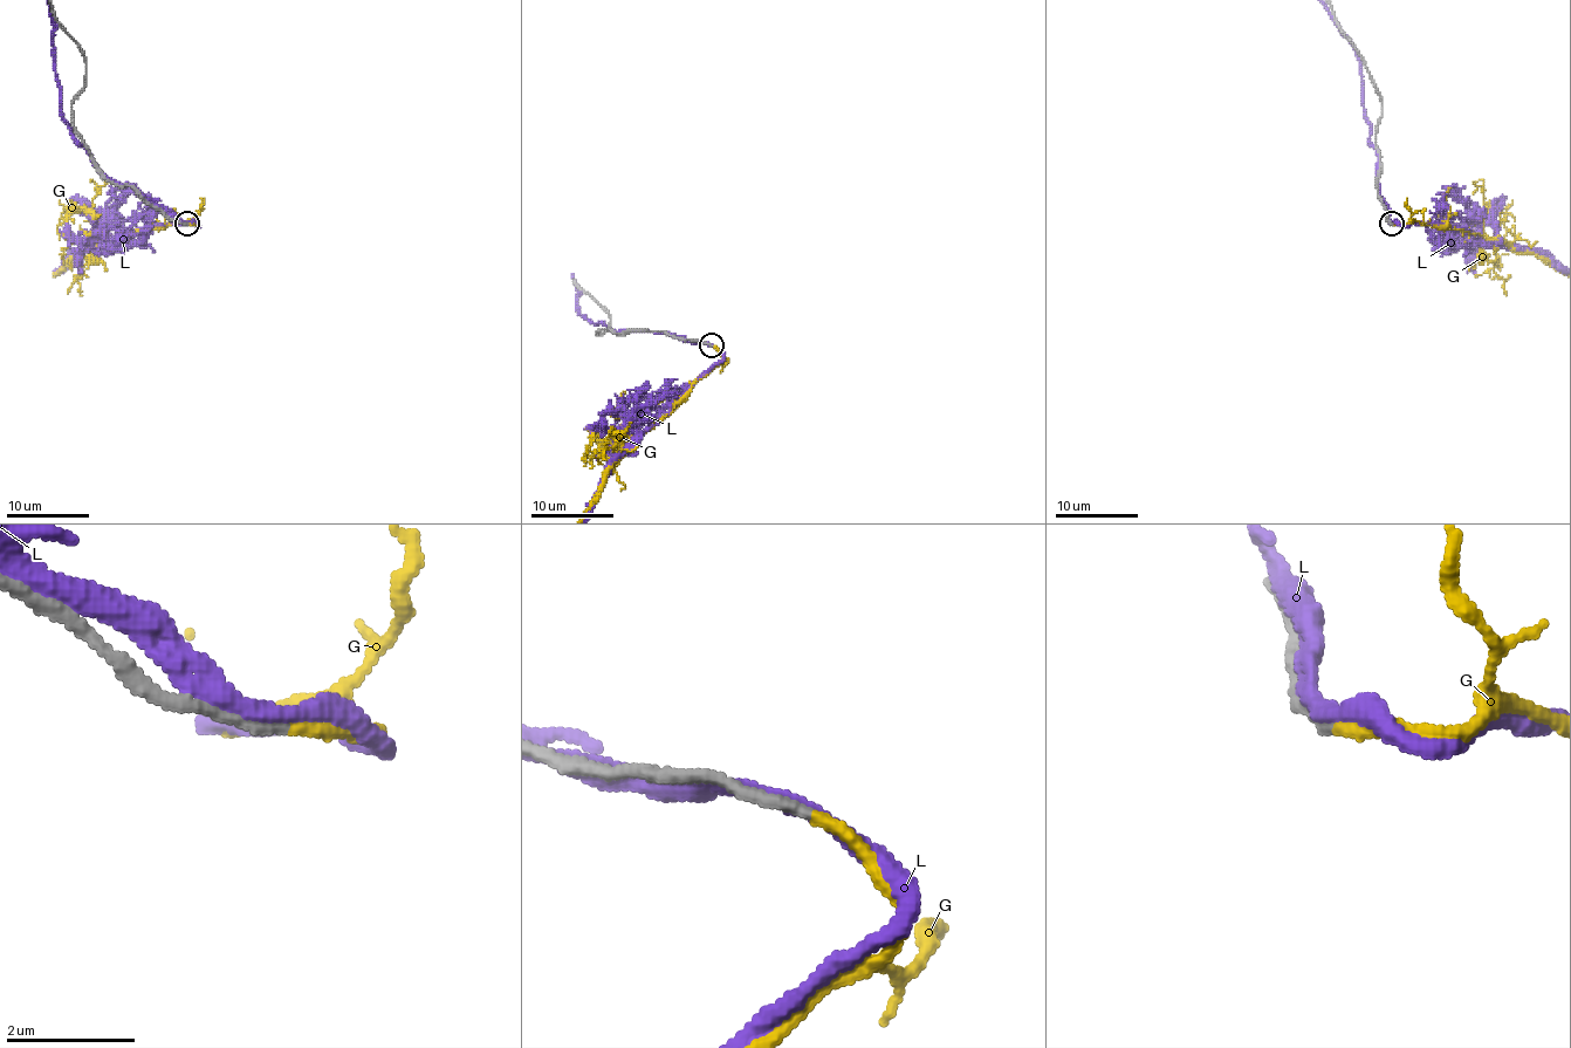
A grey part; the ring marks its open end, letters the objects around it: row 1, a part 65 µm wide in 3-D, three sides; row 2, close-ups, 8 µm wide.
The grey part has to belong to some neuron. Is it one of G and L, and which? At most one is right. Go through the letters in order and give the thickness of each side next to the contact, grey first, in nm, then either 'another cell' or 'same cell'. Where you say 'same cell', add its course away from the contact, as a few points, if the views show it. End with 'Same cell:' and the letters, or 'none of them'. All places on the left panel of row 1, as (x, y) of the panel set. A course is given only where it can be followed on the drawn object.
G: 200 nm thick on the grey side, 190 nm on the other; same cell
L: 280 nm thick on the grey side, 300 nm on the other; another cell
Same cell: G

